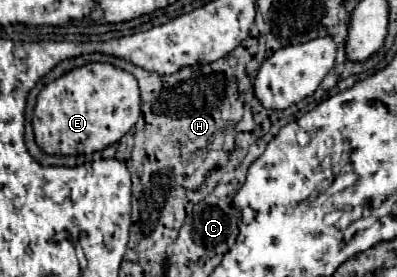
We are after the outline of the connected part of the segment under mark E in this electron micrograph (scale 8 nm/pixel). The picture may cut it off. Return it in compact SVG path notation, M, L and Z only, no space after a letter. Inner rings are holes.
M87 64L47 84L33 112L37 146L51 156L93 154L119 142L139 118L137 80L111 64Z

